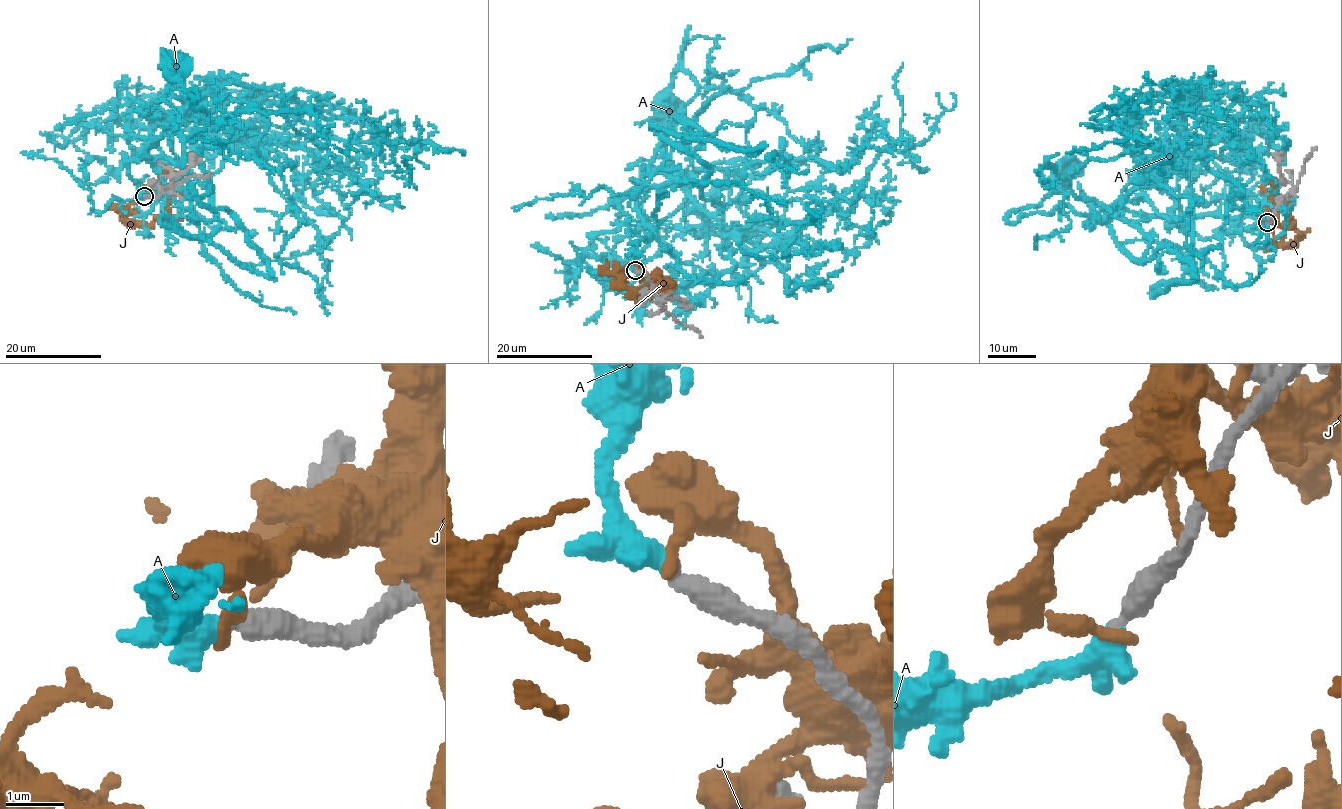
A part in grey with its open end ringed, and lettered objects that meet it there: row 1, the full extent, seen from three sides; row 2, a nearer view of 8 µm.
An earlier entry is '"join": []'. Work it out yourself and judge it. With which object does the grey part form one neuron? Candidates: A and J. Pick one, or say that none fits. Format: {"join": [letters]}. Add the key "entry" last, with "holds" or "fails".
{"join": ["A"], "entry": "fails"}

